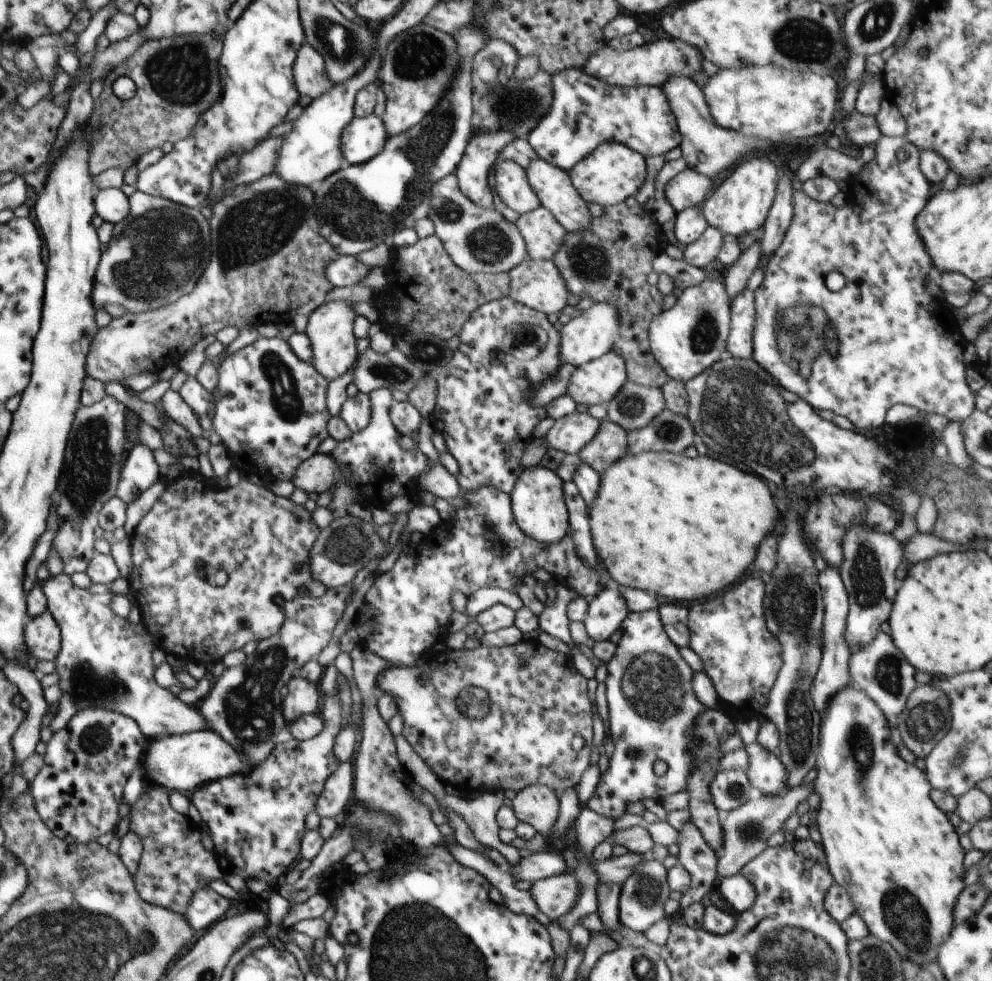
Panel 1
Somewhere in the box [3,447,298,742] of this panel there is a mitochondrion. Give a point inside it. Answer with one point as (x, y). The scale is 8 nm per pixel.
(91, 682)

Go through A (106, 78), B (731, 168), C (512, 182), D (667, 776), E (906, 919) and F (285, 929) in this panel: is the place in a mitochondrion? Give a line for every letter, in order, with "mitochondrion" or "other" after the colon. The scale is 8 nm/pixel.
A: other
B: other
C: other
D: other
E: mitochondrion
F: other

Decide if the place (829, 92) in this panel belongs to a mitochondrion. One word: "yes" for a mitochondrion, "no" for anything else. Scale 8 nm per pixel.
no

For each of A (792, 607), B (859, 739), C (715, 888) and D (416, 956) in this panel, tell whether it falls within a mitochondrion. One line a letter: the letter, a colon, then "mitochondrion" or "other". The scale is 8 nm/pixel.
A: mitochondrion
B: mitochondrion
C: other
D: mitochondrion

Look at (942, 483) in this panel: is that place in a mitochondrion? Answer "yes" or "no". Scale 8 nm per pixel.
yes

